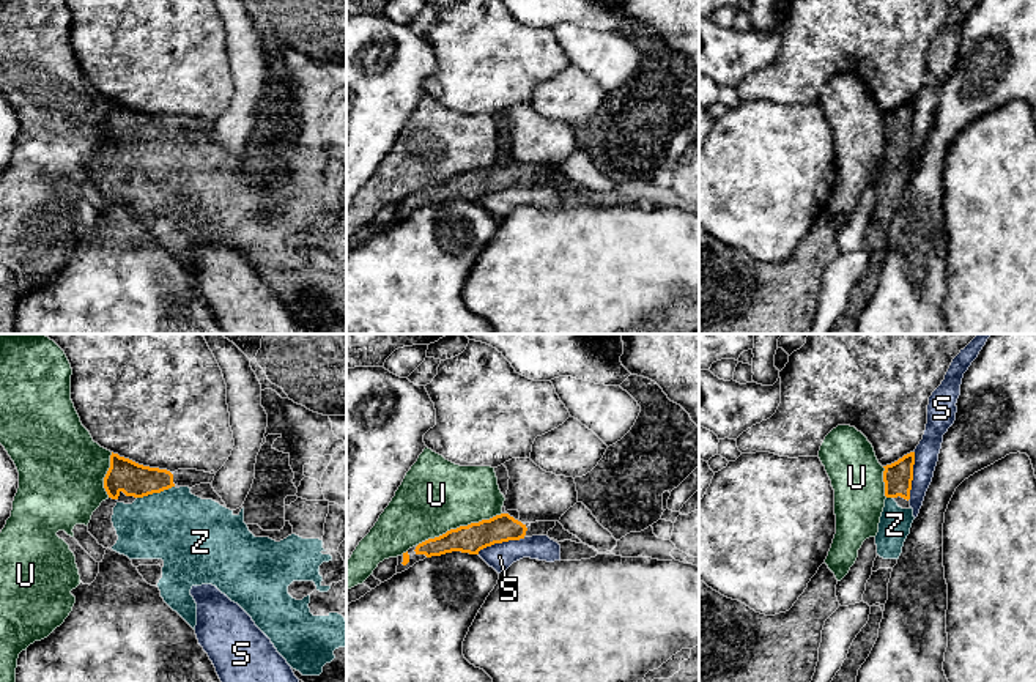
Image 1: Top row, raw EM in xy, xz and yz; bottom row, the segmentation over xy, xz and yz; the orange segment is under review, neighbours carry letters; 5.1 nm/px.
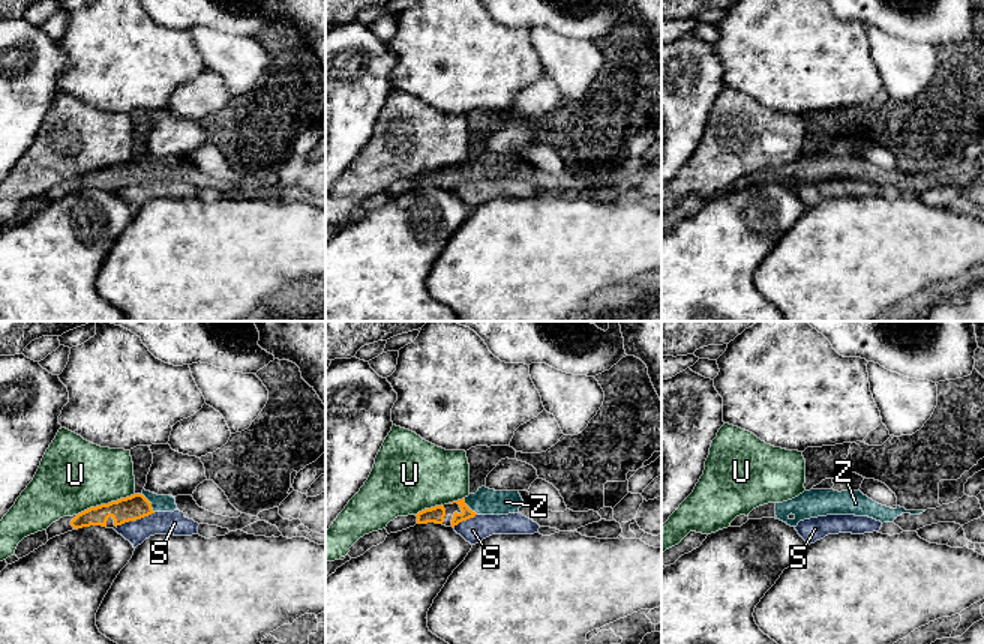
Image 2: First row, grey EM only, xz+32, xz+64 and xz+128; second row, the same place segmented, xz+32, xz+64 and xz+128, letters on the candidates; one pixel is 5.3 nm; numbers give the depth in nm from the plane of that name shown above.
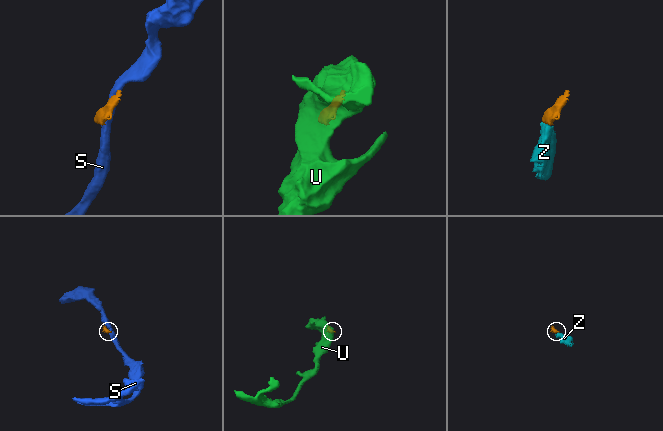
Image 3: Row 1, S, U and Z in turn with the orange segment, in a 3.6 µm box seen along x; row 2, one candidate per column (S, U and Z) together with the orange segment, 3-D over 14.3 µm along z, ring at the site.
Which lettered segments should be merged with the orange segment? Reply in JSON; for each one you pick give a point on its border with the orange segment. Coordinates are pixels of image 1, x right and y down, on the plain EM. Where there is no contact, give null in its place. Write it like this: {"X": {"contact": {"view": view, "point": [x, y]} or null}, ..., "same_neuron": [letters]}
{"Z": {"contact": {"view": "xy", "point": [155, 139]}}, "same_neuron": ["Z"]}

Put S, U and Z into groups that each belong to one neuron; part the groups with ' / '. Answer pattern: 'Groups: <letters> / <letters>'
Groups: S / U / Z

